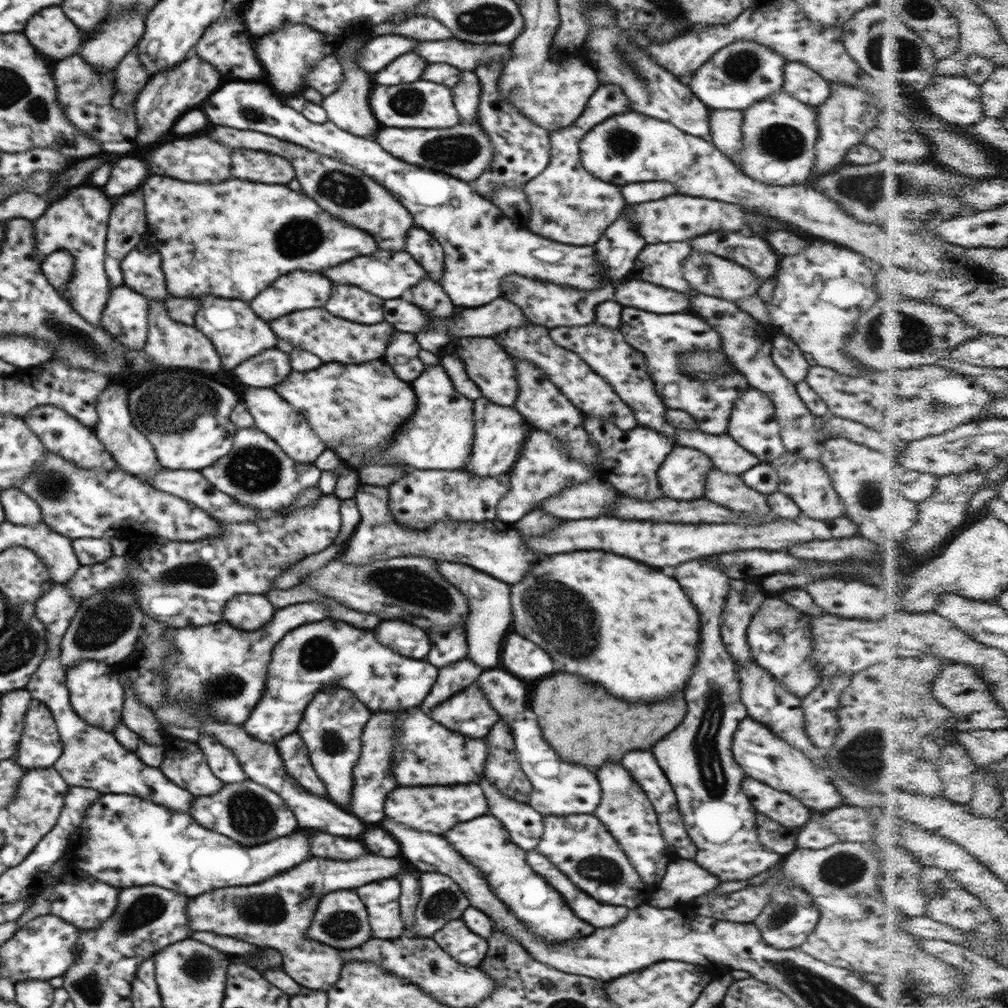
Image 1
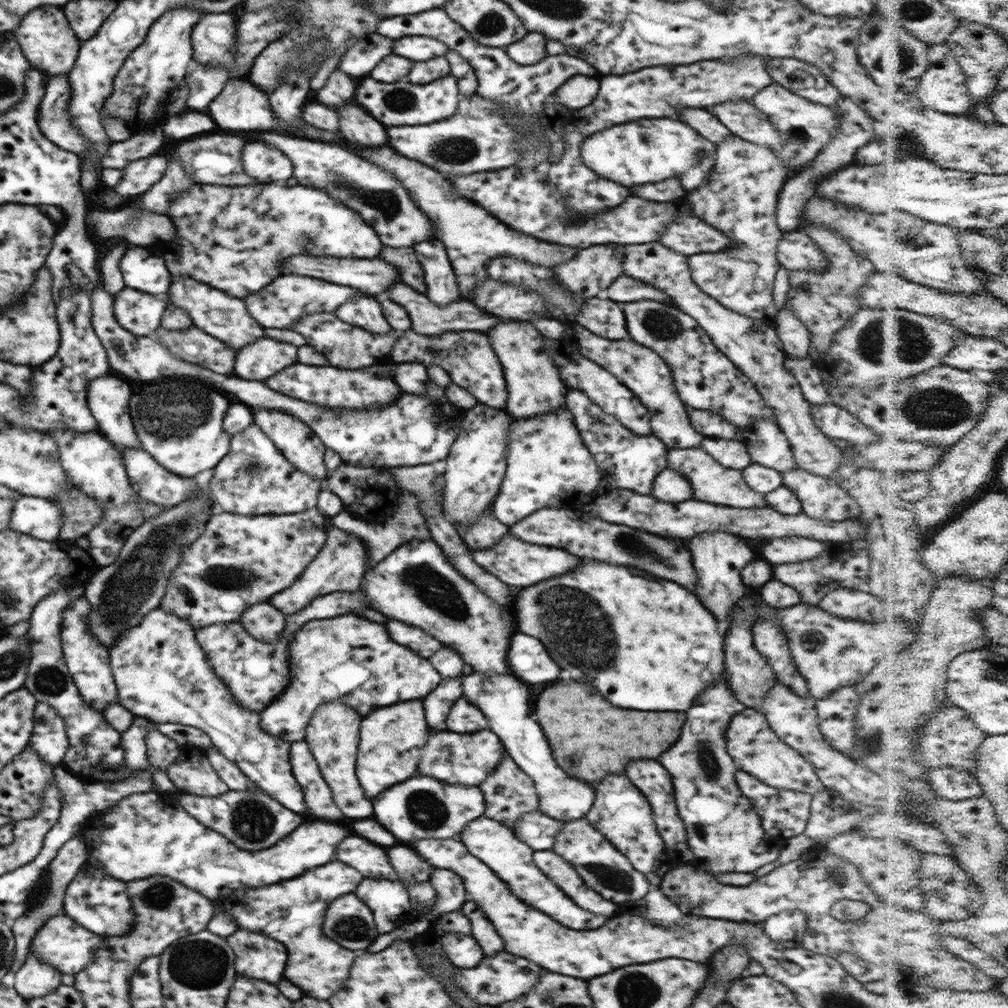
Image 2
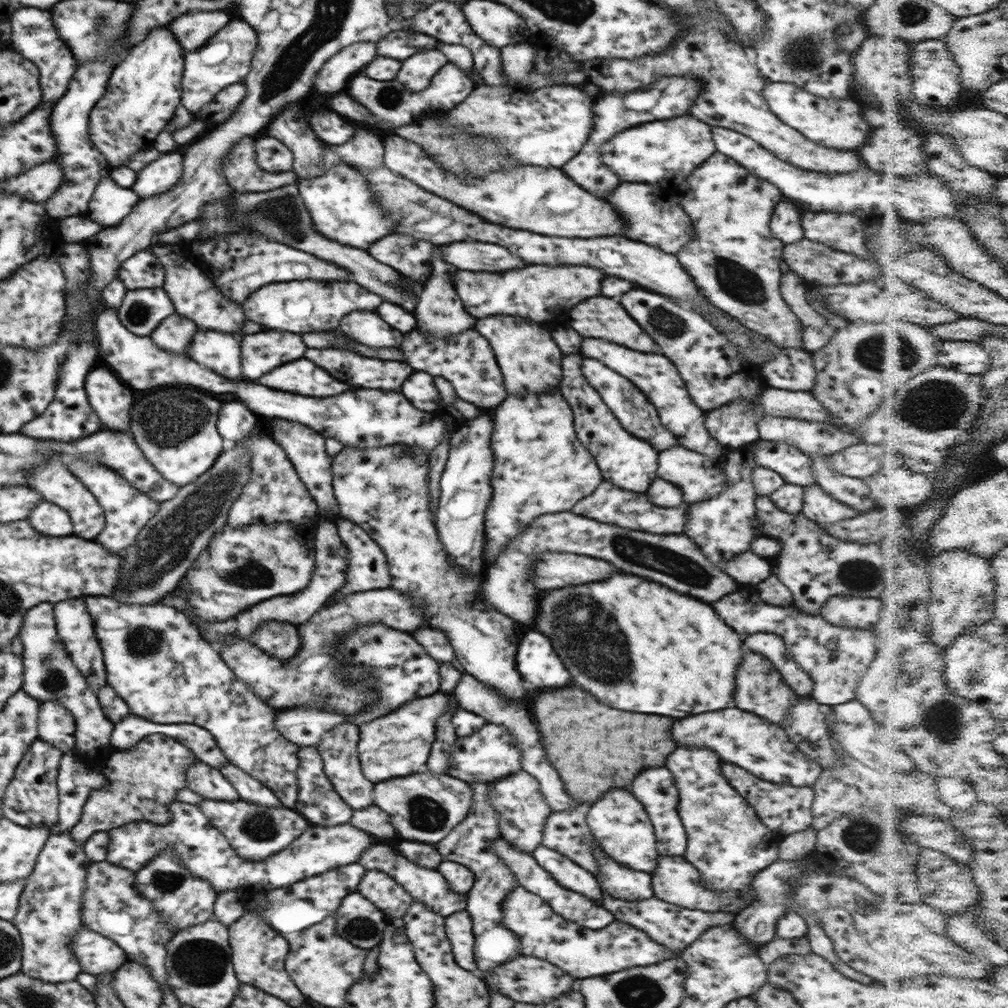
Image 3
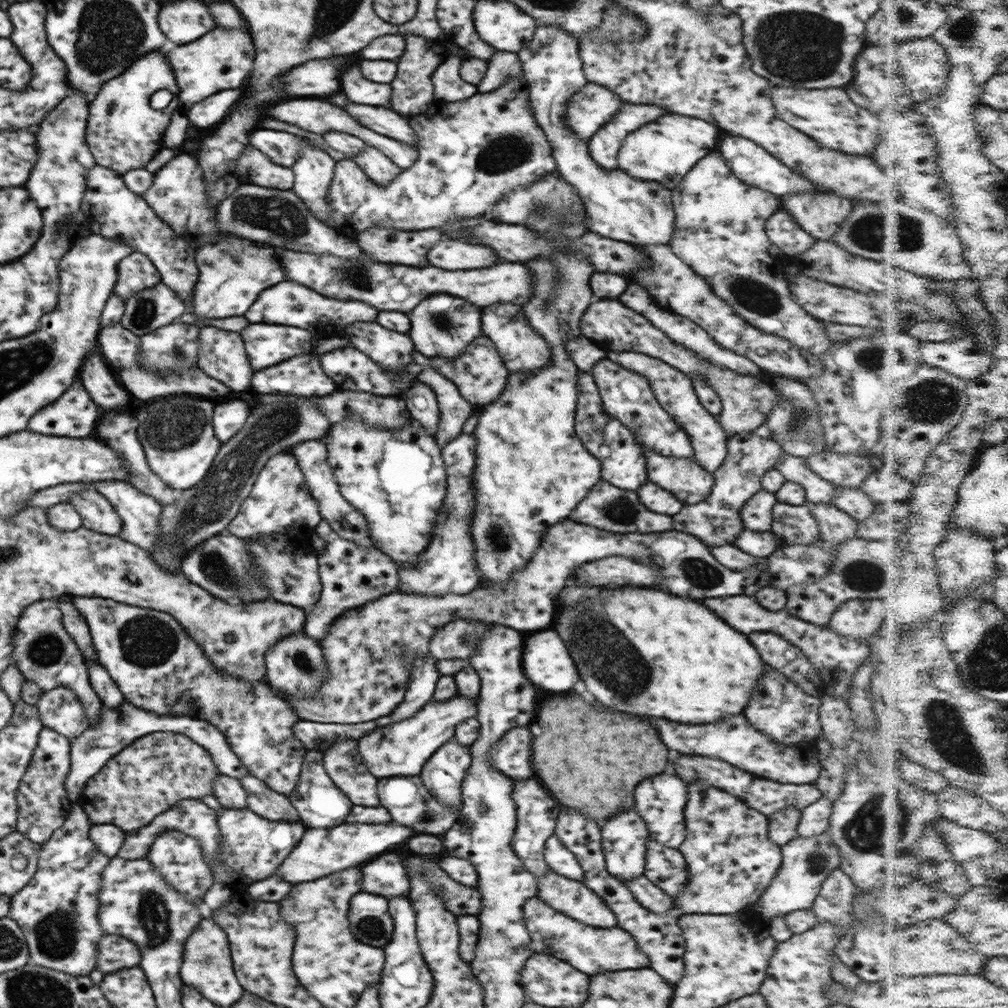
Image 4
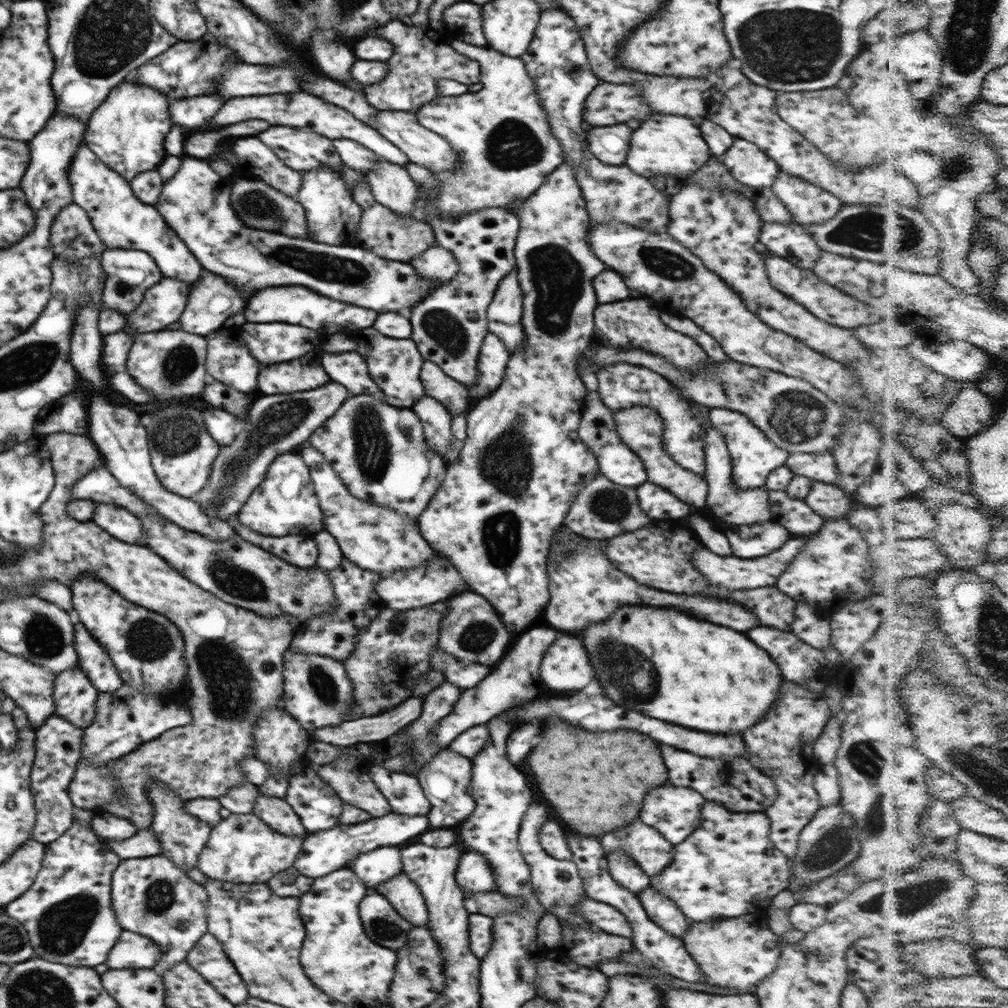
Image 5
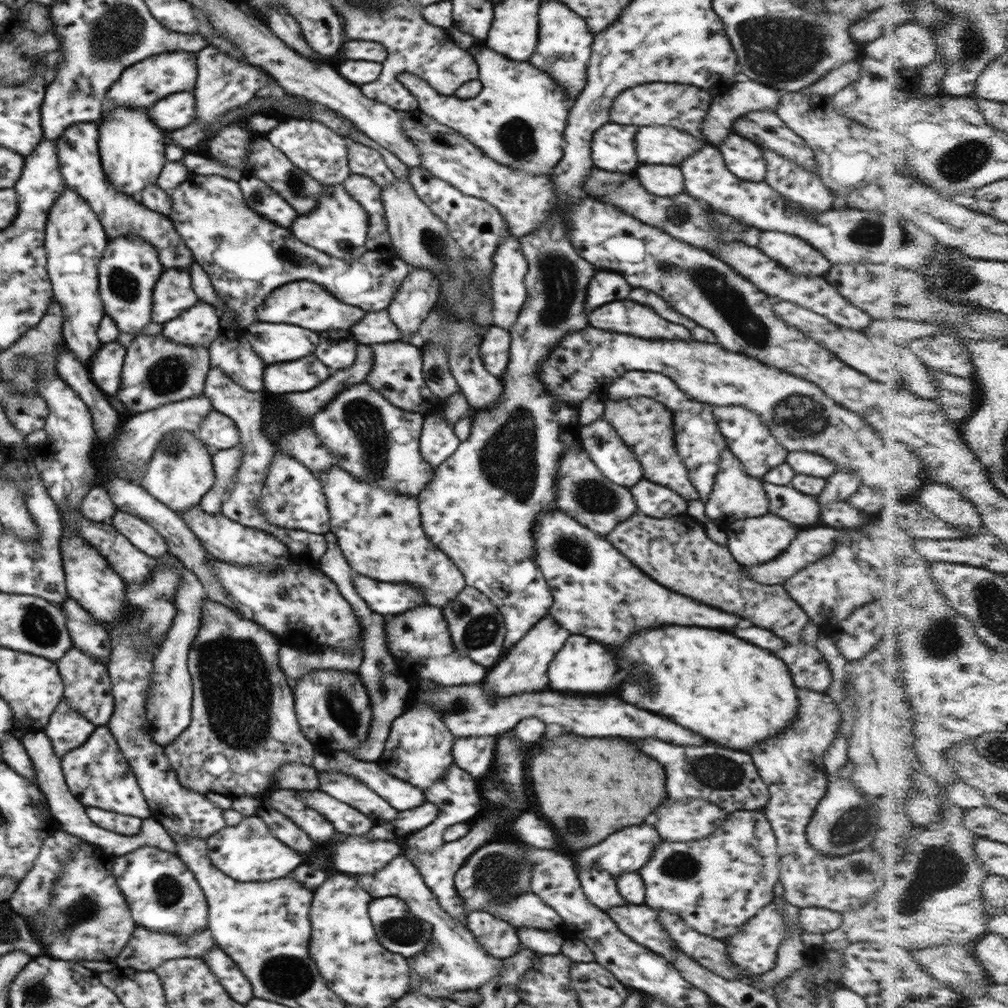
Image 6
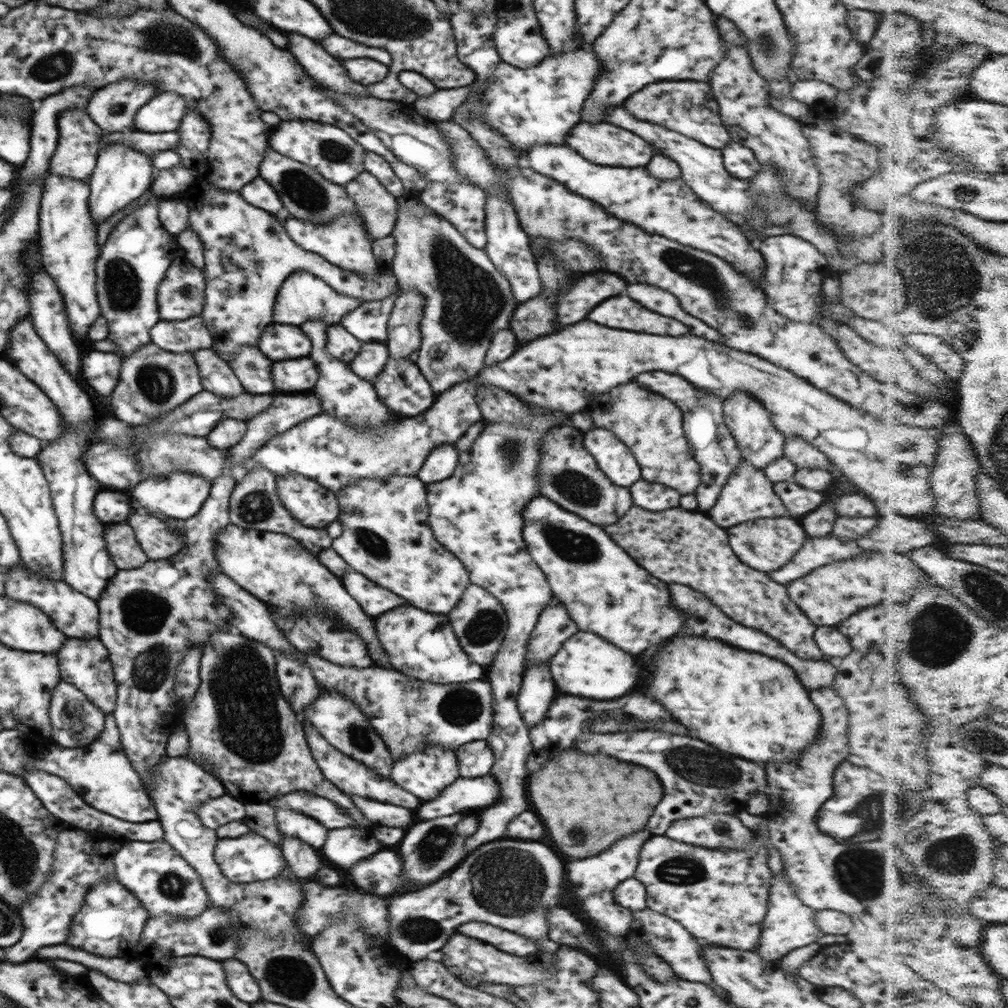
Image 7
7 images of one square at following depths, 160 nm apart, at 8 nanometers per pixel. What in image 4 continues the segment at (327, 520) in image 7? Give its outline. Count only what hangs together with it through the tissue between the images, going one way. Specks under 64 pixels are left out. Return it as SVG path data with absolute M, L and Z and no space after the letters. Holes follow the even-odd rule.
M285 452L276 454L265 462L257 474L251 493L242 501L239 512L228 524L225 533L246 540L256 535L272 533L292 538L307 528L315 529L322 520L318 501L310 494L298 461L290 452Z

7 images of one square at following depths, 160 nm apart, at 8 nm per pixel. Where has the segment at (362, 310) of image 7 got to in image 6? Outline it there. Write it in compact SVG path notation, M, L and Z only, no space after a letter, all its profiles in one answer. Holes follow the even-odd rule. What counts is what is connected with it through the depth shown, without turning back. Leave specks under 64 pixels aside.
M387 309L367 311L363 320L350 330L354 339L362 344L371 345L401 340L401 330L392 322Z

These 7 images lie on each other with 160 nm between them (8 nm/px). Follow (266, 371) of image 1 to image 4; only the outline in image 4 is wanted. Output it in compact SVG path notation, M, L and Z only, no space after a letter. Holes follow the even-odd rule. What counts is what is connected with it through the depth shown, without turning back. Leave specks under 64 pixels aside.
M252 324L242 330L248 360L254 370L280 364L292 356L310 352L312 334L294 326Z

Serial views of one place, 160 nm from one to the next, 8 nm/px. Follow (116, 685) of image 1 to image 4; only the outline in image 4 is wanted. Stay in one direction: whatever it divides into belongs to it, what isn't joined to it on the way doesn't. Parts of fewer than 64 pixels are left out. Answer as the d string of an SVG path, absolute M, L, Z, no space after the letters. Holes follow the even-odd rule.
M59 603L59 609L62 613L62 622L66 632L72 637L77 644L83 658L86 661L97 659L97 652L94 648L89 626L80 611L70 603Z

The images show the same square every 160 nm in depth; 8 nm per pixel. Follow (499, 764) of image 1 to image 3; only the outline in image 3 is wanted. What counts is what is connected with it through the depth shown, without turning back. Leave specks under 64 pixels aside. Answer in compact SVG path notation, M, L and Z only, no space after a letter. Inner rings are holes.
M524 769L516 771L504 778L490 781L487 795L494 810L499 814L497 817L501 836L520 852L530 854L534 852L534 849L541 844L545 820L553 813L541 793L536 778L524 772Z

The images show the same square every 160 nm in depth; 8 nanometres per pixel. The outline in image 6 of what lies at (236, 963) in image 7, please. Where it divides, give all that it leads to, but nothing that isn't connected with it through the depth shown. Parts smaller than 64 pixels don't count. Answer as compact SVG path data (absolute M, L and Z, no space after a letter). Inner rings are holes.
M212 947L201 959L235 1002L243 1006L255 998L250 981L220 947Z

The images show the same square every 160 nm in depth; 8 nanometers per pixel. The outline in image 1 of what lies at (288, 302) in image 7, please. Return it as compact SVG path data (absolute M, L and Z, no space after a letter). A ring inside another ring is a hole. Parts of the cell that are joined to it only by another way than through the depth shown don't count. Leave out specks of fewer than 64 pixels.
M302 270L292 271L282 278L277 278L266 290L262 290L252 302L252 310L264 318L264 320L276 320L284 314L296 312L296 310L306 310L306 308L320 308L326 304L326 300L331 297L332 282L329 278L320 276L320 273Z

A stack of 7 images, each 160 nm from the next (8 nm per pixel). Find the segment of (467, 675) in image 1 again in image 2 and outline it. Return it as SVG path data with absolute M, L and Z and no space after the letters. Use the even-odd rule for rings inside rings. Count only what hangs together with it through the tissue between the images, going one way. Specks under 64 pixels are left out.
M465 675L441 679L440 684L432 689L423 699L421 699L425 710L425 719L430 729L435 731L446 731L446 717L451 706L463 696L462 681Z

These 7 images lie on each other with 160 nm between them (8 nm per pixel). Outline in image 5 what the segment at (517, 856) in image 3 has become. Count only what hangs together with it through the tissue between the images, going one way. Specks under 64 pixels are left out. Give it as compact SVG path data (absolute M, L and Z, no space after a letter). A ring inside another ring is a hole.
M586 895L575 908L597 930L634 940L634 933L632 933L628 918L611 905L596 902Z

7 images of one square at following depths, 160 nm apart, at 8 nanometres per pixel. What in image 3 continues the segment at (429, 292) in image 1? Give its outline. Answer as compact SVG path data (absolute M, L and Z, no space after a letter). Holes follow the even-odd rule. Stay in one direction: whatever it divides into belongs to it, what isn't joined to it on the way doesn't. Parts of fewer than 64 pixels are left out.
M392 232L372 243L368 252L378 262L392 266L410 280L422 280L431 275L431 254L434 247L433 242Z

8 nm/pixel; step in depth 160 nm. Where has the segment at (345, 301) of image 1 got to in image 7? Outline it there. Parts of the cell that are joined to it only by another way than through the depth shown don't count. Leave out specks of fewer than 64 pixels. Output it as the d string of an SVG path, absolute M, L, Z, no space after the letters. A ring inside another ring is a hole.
M389 357L382 372L377 374L377 380L373 386L384 406L402 417L414 417L424 413L424 410L432 407L436 398L436 394L432 391L430 383L426 381L417 363L409 358L396 360Z

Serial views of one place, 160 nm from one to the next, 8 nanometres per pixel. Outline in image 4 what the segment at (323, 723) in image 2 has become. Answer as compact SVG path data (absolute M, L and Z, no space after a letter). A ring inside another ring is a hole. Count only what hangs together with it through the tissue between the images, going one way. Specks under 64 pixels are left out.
M338 739L323 753L323 765L333 783L356 806L381 805L377 778L363 763L356 739Z

